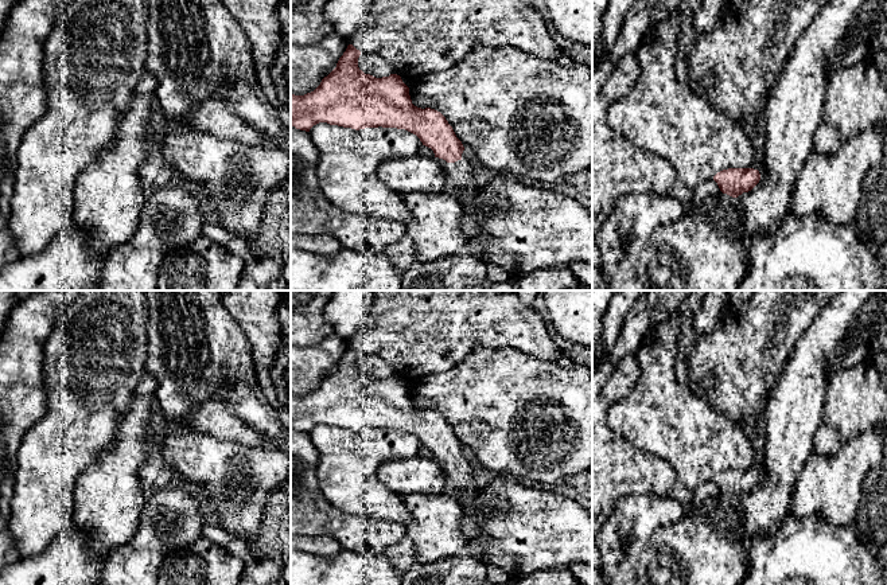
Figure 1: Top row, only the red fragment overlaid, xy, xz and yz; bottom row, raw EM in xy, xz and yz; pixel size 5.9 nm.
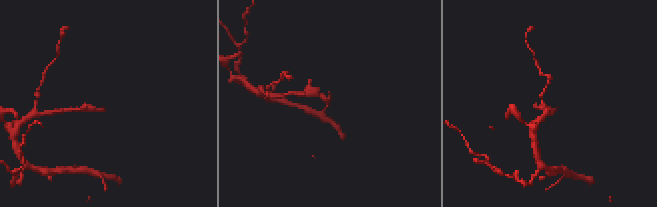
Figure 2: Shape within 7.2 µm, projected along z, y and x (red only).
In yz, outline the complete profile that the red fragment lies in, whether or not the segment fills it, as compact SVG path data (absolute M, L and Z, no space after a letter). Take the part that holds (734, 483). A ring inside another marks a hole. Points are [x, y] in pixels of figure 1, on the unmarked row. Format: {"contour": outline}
{"contour": "M763 464L754 469L728 469L717 473L713 481L720 492L732 499L738 499L743 494L751 492L767 475Z"}

